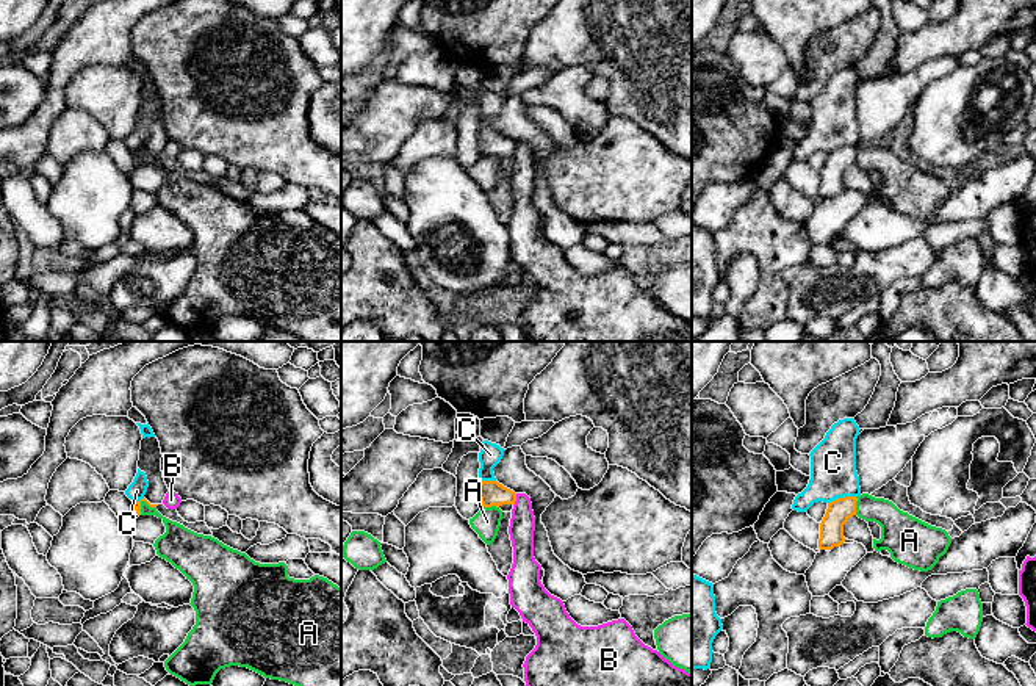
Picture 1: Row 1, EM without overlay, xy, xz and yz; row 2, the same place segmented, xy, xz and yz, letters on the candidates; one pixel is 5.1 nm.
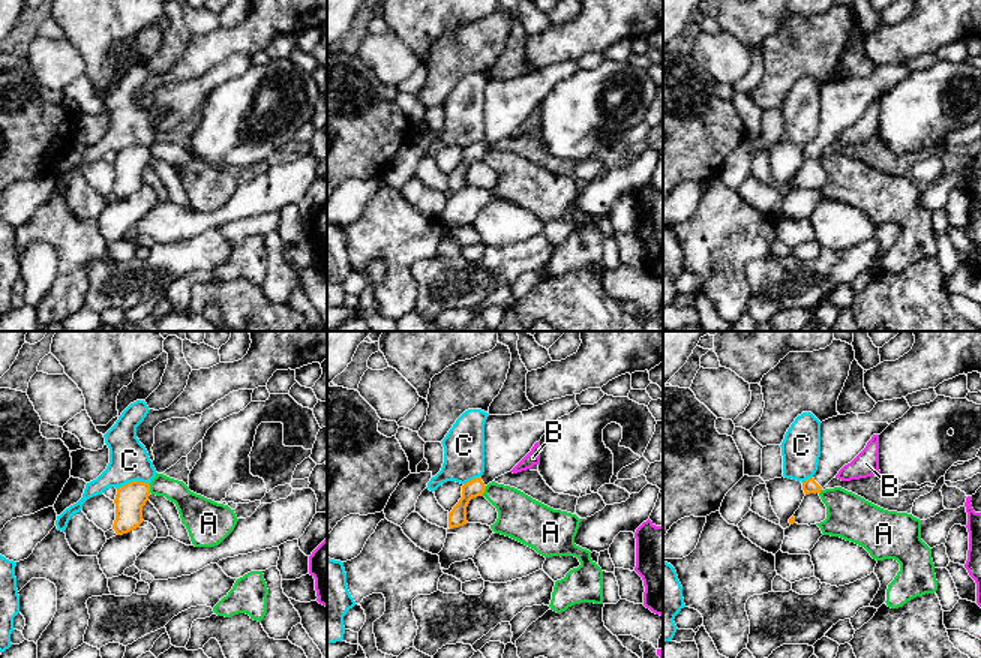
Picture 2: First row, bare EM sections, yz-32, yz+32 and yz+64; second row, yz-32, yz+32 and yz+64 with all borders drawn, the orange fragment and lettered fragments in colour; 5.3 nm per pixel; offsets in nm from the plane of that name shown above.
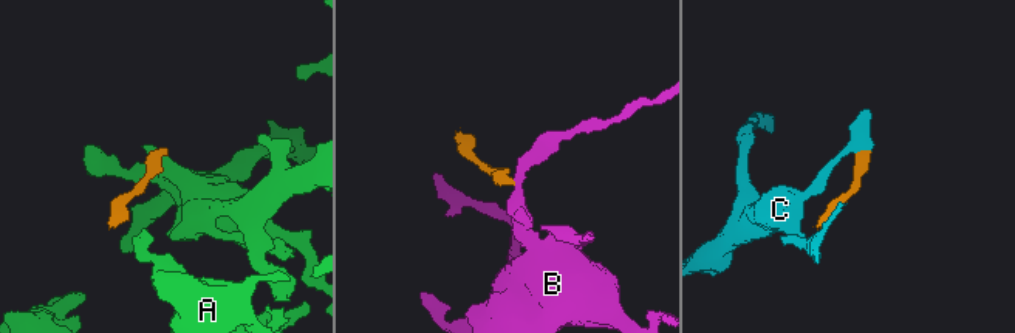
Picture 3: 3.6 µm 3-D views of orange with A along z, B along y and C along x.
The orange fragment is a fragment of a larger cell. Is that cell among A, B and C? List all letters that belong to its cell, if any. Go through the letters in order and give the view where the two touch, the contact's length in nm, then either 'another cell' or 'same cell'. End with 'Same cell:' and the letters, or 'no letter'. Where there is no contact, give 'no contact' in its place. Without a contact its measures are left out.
A: meets orange in yz; contact 90 nm long; another cell
B: meets orange in xz; contact 70 nm long; another cell
C: meets orange in yz; contact 160 nm long; another cell
Same cell: no letter

